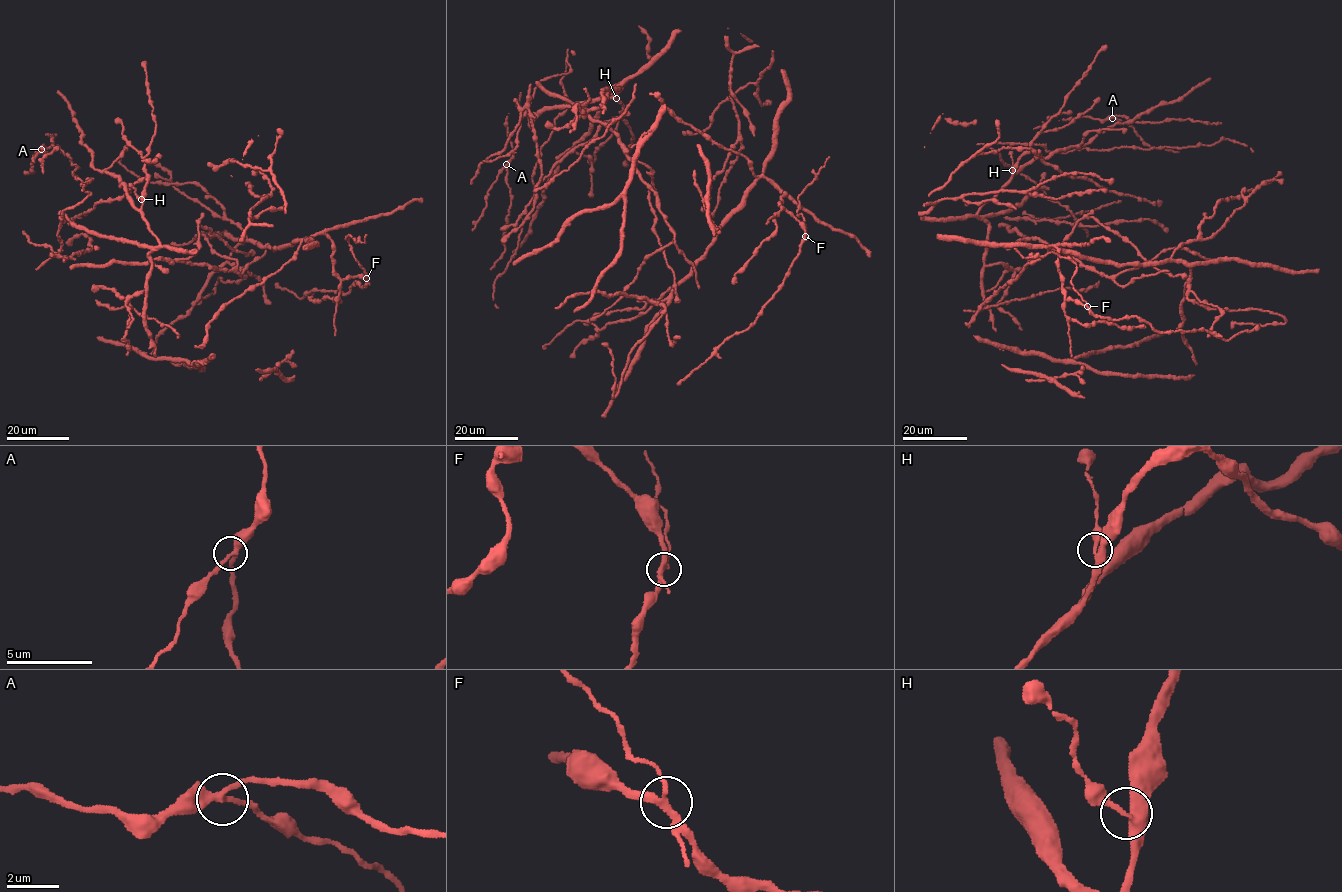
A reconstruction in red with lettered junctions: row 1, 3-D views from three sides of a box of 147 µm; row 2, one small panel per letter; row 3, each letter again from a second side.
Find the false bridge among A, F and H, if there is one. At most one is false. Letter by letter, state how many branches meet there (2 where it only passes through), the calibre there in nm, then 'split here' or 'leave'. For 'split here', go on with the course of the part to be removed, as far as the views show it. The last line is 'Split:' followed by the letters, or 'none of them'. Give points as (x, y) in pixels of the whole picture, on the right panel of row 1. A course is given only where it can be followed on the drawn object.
A: branches 3; calibre 240 nm; leave
F: branches 3; calibre 260 nm; split here; course (1087, 306), (1071, 282), (1076, 266), (1070, 259), (1051, 252), (1043, 256), (1024, 258), (1014, 249)
H: branches 3; calibre 280 nm; leave
Split: F

